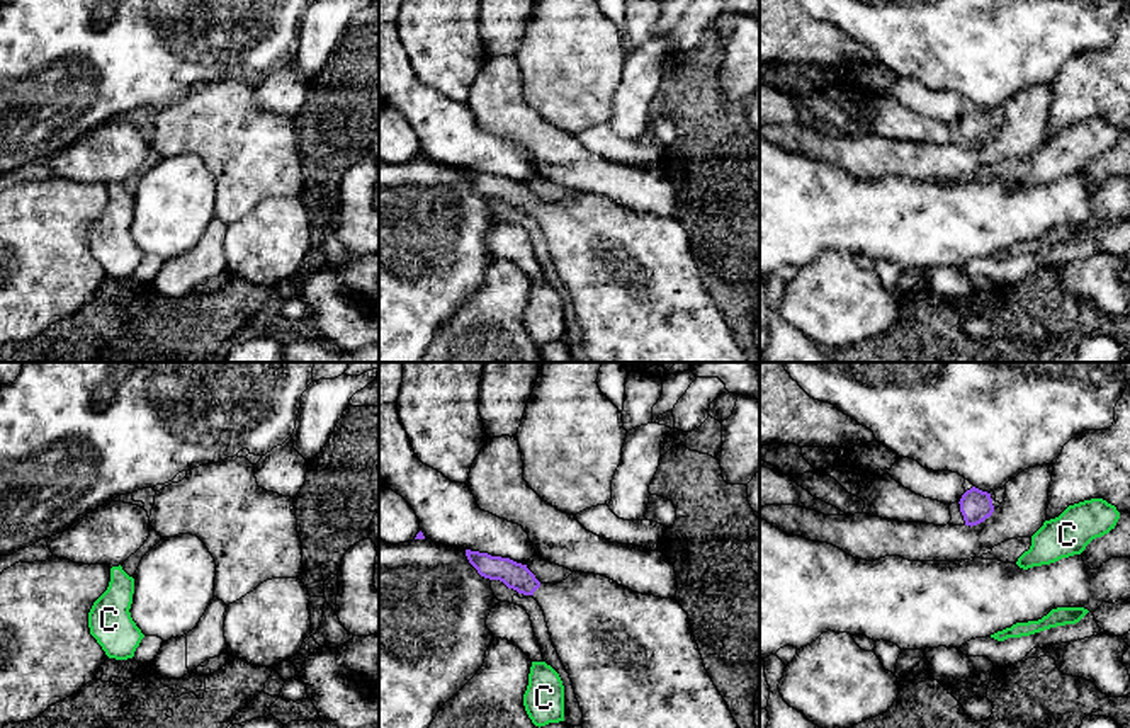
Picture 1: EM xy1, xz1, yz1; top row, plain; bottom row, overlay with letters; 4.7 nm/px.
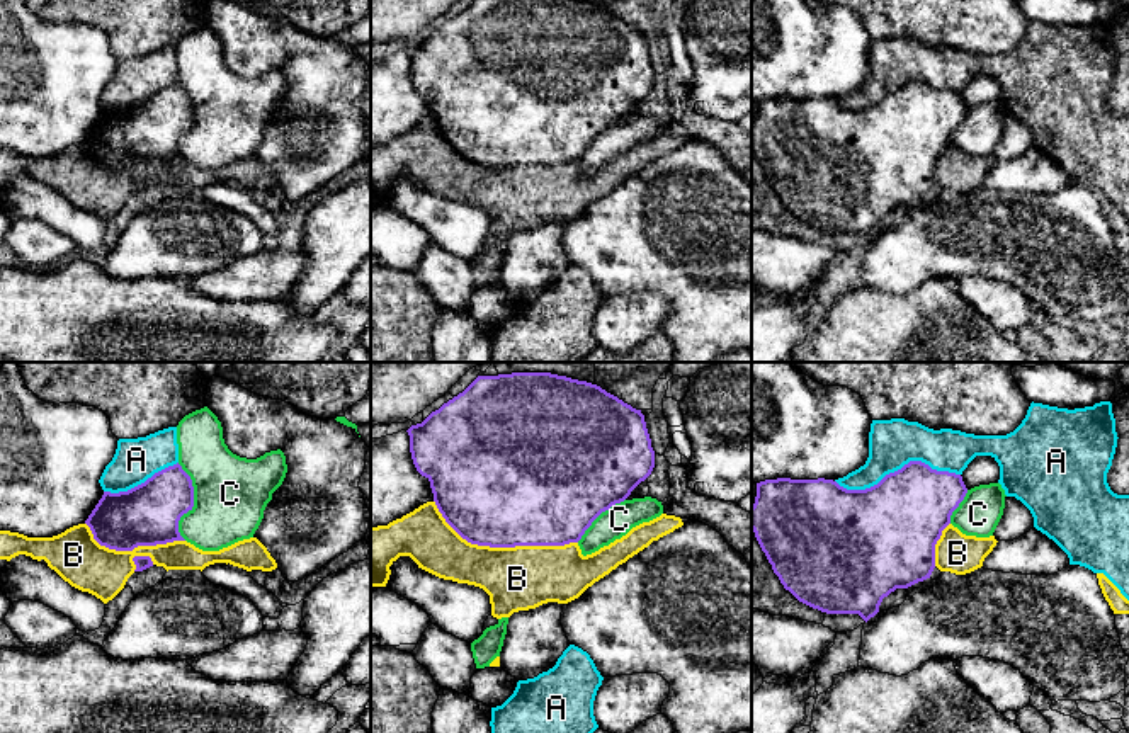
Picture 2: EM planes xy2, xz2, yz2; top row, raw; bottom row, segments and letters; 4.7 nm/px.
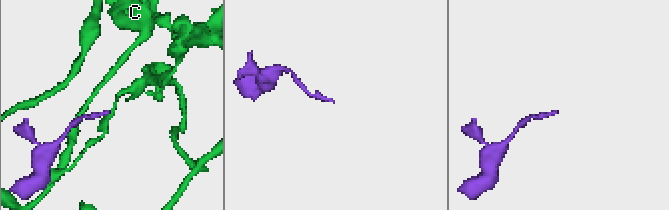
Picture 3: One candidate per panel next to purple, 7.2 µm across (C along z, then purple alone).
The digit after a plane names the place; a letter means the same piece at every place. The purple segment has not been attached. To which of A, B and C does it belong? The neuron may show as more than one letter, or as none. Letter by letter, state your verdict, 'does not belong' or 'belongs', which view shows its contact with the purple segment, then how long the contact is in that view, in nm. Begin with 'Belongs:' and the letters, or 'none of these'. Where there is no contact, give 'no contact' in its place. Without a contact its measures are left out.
Belongs: none of these
A: does not belong; meets purple in yz2; contact 600 nm long
B: does not belong; meets purple in xz2; contact 700 nm long
C: does not belong; meets purple in xy2; contact 380 nm long

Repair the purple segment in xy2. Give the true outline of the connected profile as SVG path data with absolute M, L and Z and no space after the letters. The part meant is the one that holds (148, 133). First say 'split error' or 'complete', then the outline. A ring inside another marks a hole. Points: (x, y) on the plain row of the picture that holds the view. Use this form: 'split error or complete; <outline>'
complete; M177 82L128 111L104 111L85 143L100 165L133 170L138 165L185 160L179 139L192 126L192 99Z

